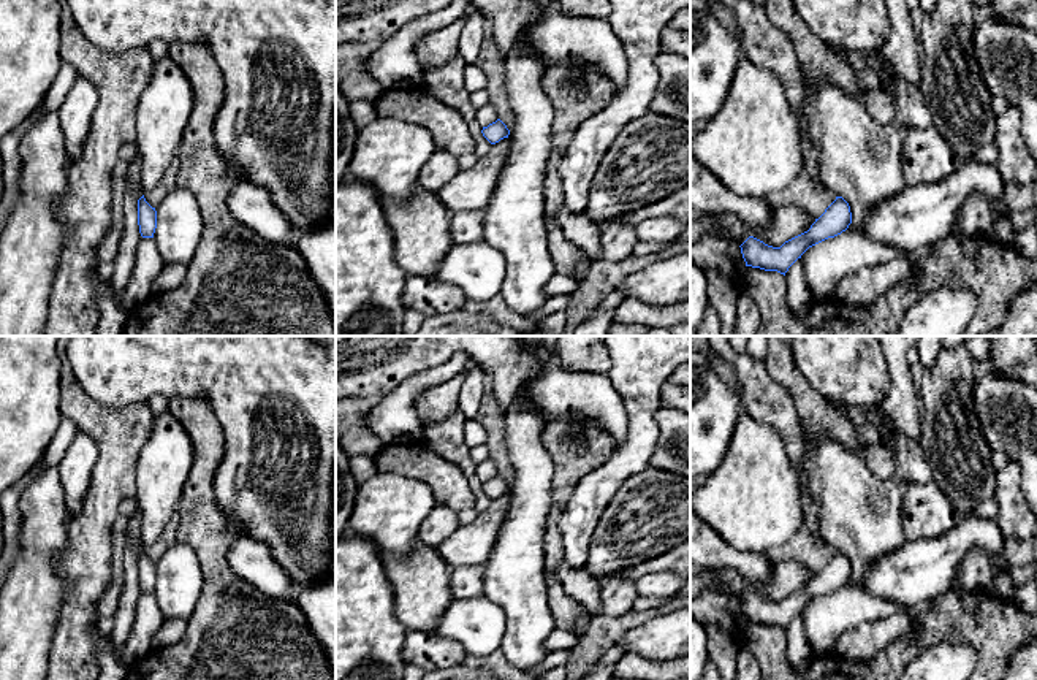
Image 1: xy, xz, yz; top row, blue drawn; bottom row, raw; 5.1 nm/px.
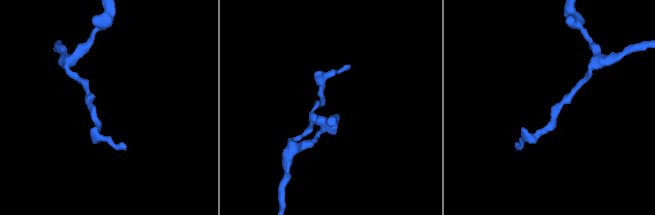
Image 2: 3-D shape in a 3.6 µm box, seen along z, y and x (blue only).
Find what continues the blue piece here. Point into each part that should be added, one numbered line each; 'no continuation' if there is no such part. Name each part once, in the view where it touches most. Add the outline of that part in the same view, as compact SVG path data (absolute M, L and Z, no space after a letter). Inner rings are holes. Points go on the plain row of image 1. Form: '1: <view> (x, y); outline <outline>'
no continuation

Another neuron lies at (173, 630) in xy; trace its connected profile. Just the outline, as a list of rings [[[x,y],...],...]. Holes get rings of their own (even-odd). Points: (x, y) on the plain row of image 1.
[[[165,618],[155,636],[152,637],[152,650],[171,647],[182,640],[188,626],[188,620]]]

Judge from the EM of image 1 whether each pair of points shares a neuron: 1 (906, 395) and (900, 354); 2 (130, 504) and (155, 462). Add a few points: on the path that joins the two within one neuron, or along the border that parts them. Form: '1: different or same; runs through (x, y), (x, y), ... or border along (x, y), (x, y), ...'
1: same; runs through (901, 385), (900, 363)
2: different; border along (133, 496), (138, 508)

